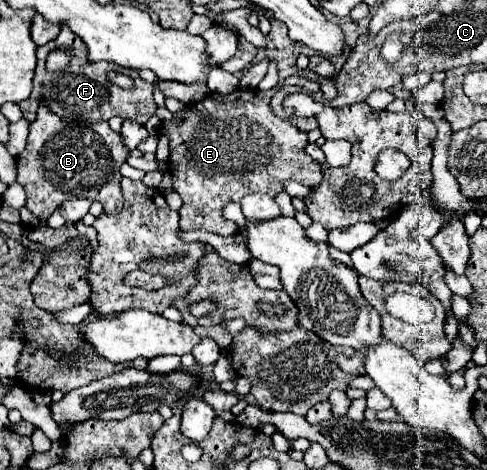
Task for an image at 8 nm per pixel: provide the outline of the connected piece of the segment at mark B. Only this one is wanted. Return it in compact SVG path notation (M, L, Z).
M41 105L37 119L29 125L25 151L17 155L17 183L25 187L27 209L43 221L47 221L63 201L79 197L99 201L107 213L117 213L123 207L119 167L127 157L129 149L123 145L119 133L105 121L77 125L59 119Z

